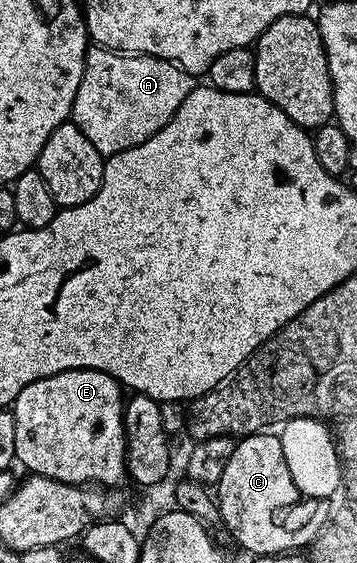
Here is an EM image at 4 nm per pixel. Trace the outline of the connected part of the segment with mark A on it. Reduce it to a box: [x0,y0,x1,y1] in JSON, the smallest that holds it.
[70,46,197,158]

